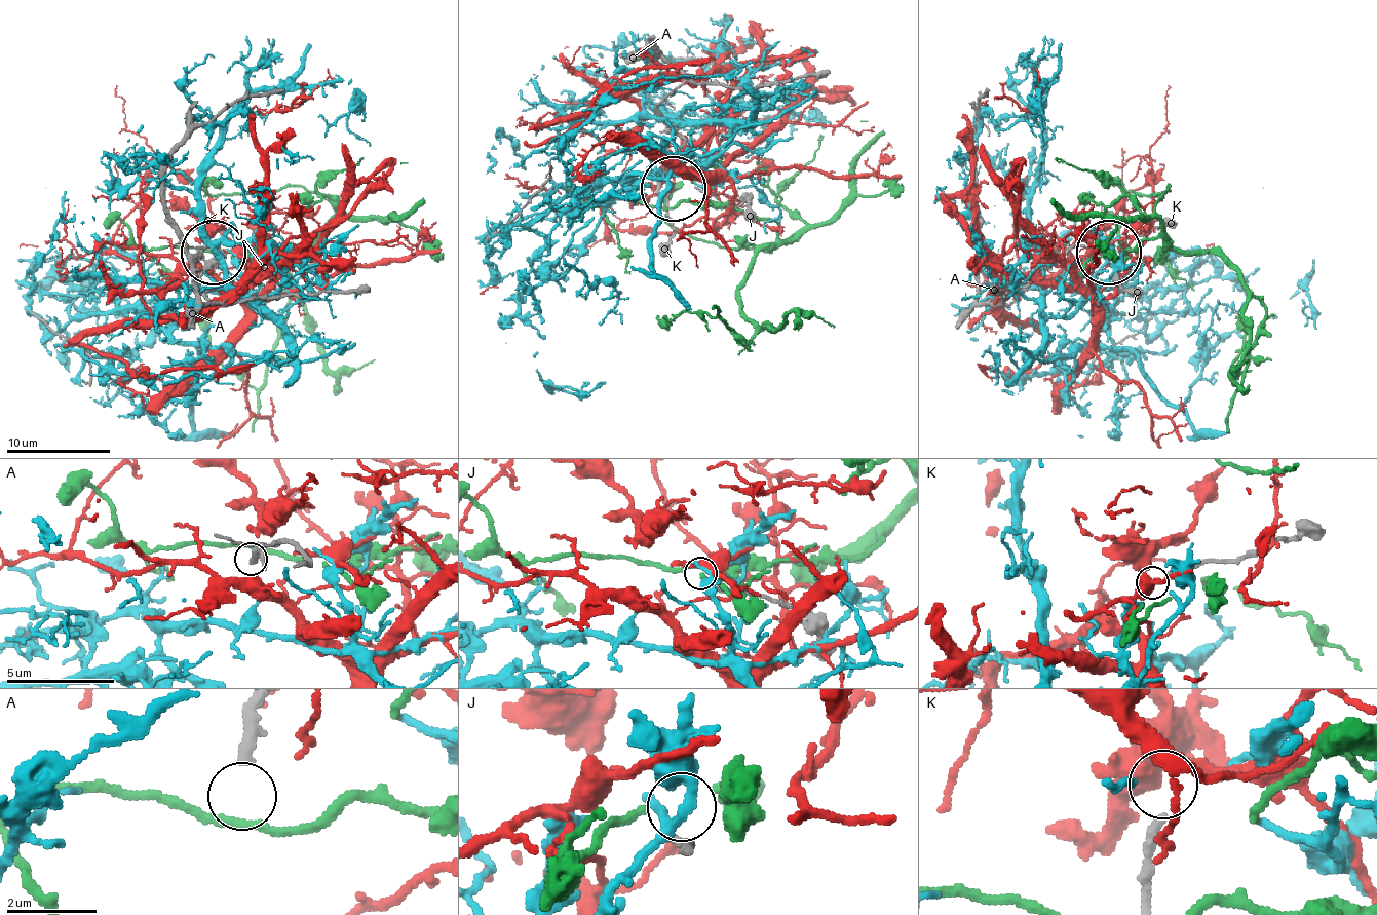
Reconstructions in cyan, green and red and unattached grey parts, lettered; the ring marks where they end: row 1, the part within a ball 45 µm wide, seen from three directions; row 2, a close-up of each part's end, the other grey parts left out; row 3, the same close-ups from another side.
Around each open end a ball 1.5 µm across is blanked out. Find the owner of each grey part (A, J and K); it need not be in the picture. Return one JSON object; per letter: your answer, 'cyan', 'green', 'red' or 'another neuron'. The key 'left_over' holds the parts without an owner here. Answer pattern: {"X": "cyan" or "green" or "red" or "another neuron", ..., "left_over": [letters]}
{"A": "another neuron", "J": "another neuron", "K": "another neuron", "left_over": ["A", "J", "K"]}

